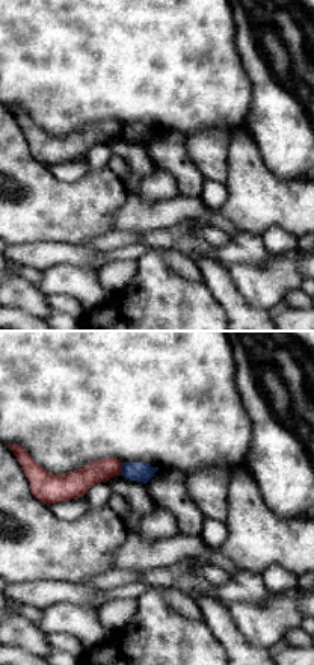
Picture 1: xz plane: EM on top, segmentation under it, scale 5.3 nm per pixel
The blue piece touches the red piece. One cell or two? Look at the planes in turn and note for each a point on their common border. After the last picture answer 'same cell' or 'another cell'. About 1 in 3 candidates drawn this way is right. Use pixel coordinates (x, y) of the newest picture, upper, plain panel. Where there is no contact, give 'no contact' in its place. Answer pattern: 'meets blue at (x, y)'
meets blue at (123, 130)

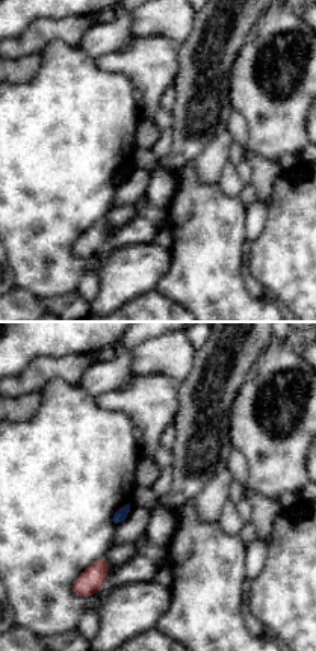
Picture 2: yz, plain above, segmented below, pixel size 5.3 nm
meets blue at (123, 169)

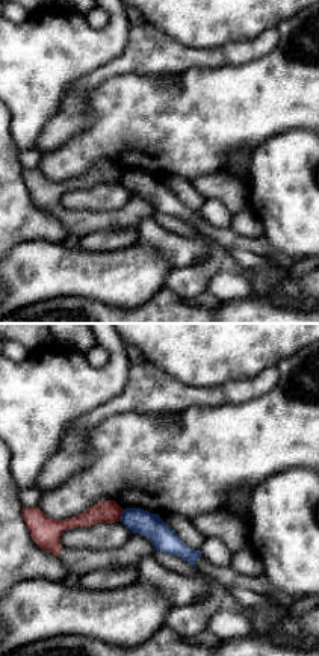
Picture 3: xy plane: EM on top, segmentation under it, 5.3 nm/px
meets blue at (121, 177)

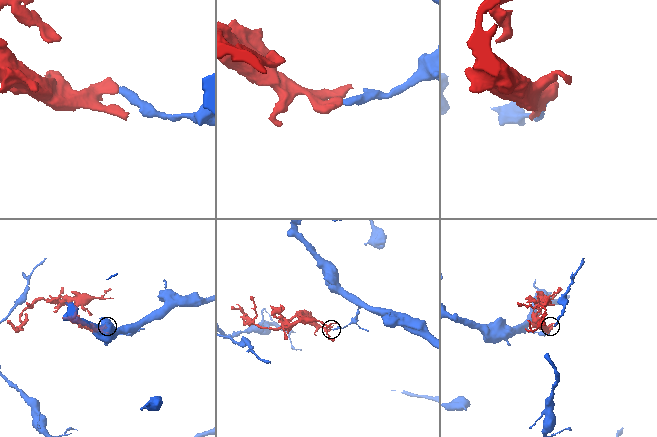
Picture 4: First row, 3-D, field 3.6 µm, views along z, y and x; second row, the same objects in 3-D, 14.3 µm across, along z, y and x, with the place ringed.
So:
another cell

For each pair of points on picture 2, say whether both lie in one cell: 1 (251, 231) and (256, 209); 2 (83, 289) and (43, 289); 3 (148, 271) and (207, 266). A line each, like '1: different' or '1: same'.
1: same
2: different
3: different

